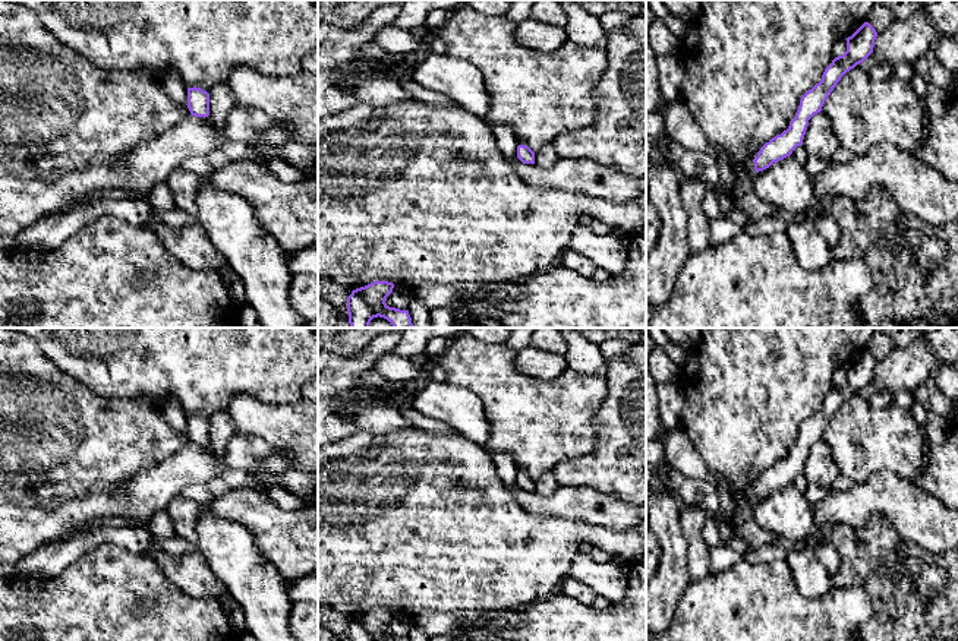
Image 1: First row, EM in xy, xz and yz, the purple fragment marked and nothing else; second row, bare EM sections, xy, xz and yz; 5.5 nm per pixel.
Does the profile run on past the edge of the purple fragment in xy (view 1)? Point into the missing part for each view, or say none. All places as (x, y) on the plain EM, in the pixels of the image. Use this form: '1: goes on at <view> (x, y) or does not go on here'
1: does not go on here

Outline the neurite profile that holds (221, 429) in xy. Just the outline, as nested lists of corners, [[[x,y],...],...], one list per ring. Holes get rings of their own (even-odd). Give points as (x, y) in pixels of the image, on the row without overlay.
[[[227,410],[214,414],[209,420],[209,445],[221,458],[227,442],[236,435],[234,423]]]

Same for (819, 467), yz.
[[[823,439],[809,448],[803,474],[809,483],[816,483],[826,490],[832,489],[835,479],[839,476],[839,470]]]

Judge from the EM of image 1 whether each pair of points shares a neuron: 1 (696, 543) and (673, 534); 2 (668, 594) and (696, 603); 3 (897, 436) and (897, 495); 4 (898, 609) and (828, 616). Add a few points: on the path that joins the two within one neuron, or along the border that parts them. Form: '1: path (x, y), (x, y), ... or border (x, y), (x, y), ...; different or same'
1: border (680, 505), (680, 529), (687, 546), (689, 572); different
2: border (690, 581), (678, 600), (670, 625); different
3: border (863, 480), (876, 471), (891, 470), (913, 483); different
4: border (854, 586), (867, 593), (872, 605), (860, 625); different

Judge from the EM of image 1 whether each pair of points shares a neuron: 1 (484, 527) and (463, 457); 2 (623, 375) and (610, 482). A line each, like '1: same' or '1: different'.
1: same
2: same

